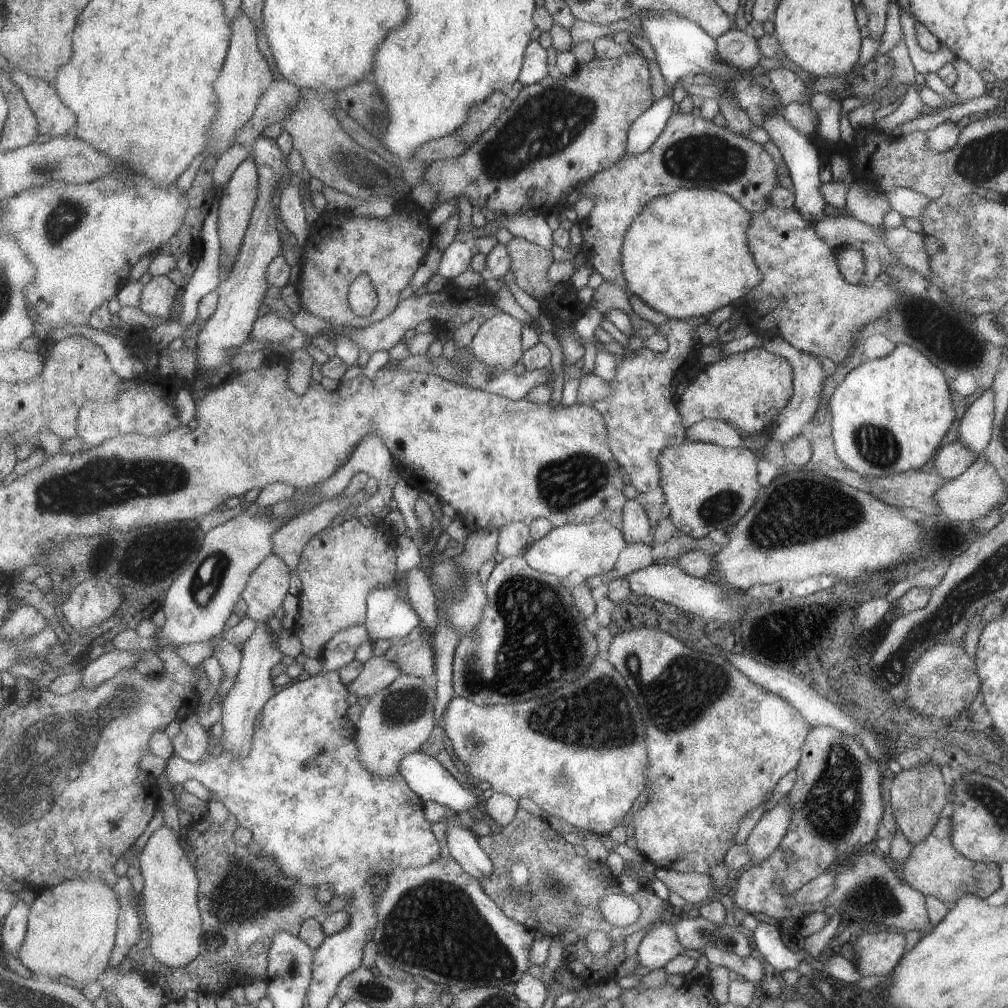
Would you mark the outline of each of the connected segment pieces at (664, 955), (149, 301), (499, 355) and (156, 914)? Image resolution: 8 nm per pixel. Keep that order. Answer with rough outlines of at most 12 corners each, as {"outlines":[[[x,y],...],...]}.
{"outlines":[[[674,918],[658,922],[639,941],[639,966],[663,969],[684,955]],[[167,275],[145,285],[141,310],[170,319],[180,287]],[[499,313],[479,327],[472,353],[513,370],[524,355],[521,320]],[[179,832],[139,856],[152,953],[184,967],[201,950],[200,880]]]}

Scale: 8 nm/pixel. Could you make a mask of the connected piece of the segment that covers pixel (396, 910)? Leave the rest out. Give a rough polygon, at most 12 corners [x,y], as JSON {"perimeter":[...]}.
{"perimeter":[[455,860],[398,867],[373,940],[454,991],[516,985],[536,929]]}

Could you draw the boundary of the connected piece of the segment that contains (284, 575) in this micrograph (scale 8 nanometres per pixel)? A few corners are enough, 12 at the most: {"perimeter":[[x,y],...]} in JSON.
{"perimeter":[[275,552],[252,572],[242,598],[267,623],[283,606],[290,566]]}

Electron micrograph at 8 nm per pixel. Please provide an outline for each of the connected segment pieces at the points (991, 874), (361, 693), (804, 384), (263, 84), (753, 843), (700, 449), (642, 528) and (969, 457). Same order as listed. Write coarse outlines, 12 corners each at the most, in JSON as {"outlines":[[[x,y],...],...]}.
{"outlines":[[[949,817],[911,848],[904,882],[955,903],[990,894],[999,866],[969,860],[951,842]],[[385,655],[372,656],[348,686],[370,699],[403,674]],[[779,335],[762,347],[787,359],[793,394],[770,439],[798,435],[816,411],[827,378],[817,357]],[[241,10],[216,84],[210,129],[218,160],[273,82],[254,20]],[[786,796],[763,811],[746,836],[753,865],[775,850],[789,826]],[[663,449],[658,486],[691,538],[730,531],[754,506],[749,449]],[[634,499],[622,507],[626,544],[652,546],[646,512]],[[959,439],[939,448],[933,470],[942,479],[959,476],[976,456]]]}

